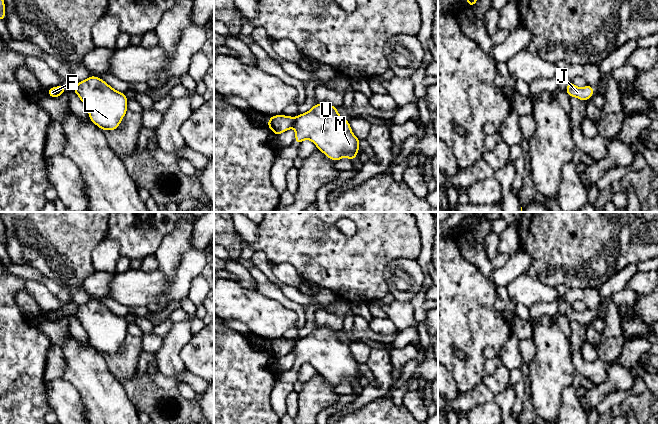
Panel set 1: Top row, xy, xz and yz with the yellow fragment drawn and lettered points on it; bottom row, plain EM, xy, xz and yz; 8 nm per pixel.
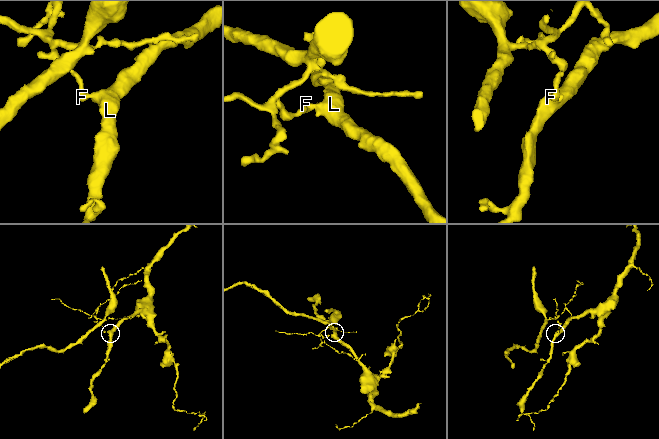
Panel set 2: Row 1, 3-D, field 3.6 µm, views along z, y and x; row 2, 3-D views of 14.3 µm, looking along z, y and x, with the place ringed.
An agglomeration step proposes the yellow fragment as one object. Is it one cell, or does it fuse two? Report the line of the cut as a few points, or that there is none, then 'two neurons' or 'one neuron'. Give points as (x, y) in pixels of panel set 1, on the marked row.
cut in xz along (296, 117), (292, 126); two neurons

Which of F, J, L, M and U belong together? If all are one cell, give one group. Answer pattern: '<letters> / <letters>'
F / J L M U

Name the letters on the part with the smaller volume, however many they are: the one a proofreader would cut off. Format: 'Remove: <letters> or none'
Remove: F

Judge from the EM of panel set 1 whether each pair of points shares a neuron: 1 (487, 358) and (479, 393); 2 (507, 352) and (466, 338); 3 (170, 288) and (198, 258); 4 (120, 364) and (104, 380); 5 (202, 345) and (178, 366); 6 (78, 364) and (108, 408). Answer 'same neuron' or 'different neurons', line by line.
1: different neurons
2: different neurons
3: same neuron
4: different neurons
5: different neurons
6: same neuron

